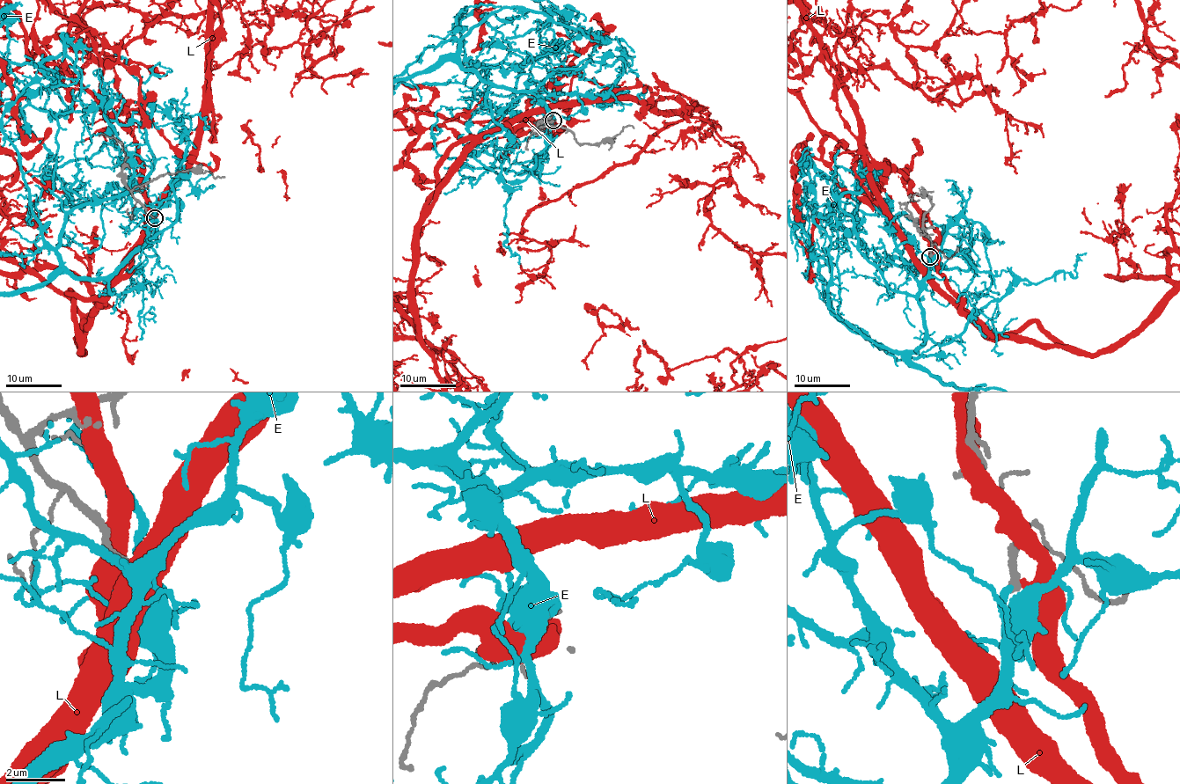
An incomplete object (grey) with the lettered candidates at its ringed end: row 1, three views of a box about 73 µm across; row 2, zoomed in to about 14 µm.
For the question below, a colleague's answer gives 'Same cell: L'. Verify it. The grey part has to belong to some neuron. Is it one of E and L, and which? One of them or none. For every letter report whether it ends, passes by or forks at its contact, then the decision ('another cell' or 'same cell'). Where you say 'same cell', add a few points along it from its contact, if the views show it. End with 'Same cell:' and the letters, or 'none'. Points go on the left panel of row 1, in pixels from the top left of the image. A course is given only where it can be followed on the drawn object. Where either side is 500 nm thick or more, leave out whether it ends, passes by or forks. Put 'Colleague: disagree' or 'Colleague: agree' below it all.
E: it ends there; same cell
L: it ends there; another cell
Same cell: E
Colleague: disagree

